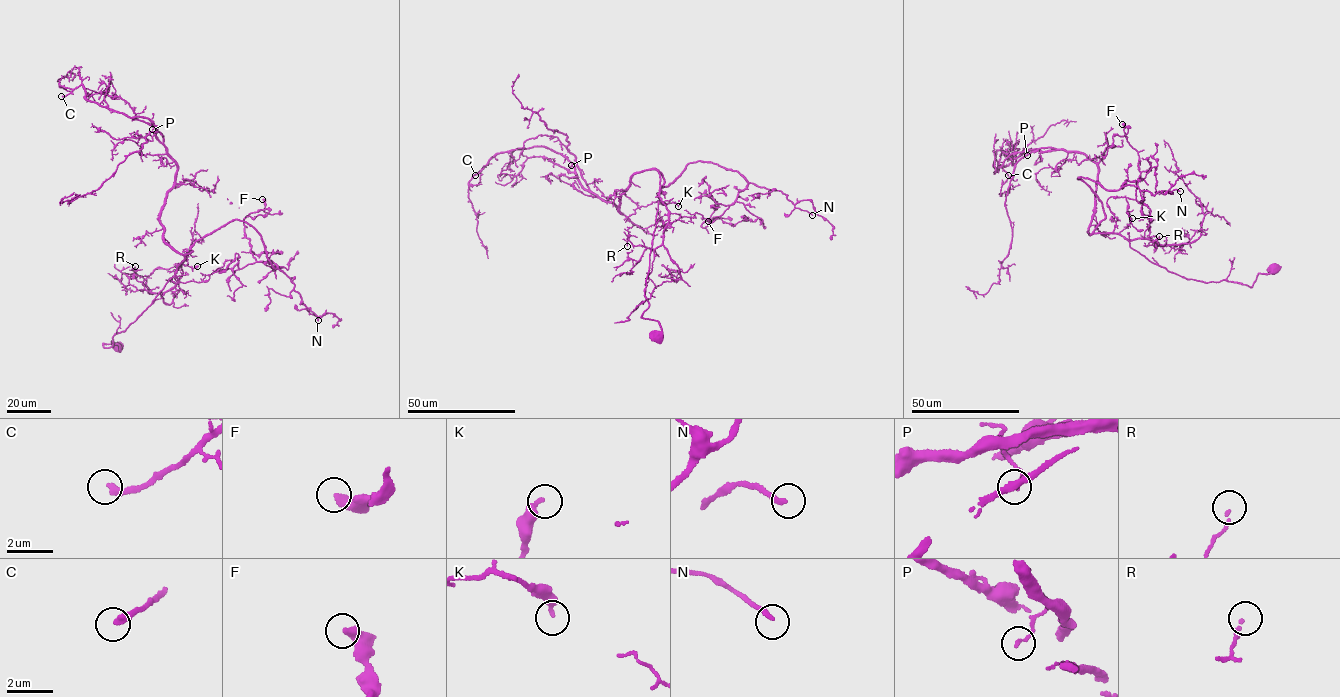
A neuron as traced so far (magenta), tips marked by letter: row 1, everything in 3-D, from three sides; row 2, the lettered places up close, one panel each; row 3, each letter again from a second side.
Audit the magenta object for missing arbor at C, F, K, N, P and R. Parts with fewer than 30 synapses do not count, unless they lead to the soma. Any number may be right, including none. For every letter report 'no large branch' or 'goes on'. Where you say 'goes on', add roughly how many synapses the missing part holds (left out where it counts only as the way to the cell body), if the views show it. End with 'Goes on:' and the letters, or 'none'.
C: goes on | 60 syn
F: no large branch
K: no large branch
N: goes on | 35 syn
P: no large branch
R: no large branch
Goes on: C, N

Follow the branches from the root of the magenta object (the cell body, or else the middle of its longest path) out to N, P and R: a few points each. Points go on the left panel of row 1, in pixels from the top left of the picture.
N: (117, 348), (103, 345), (150, 305), (191, 245), (236, 219), (257, 230), (272, 265), (318, 320)
P: (117, 348), (103, 345), (185, 257), (164, 241), (160, 209), (178, 170), (152, 129)
R: (117, 348), (103, 345), (112, 346), (170, 278), (178, 281), (162, 294), (149, 292), (135, 266)

